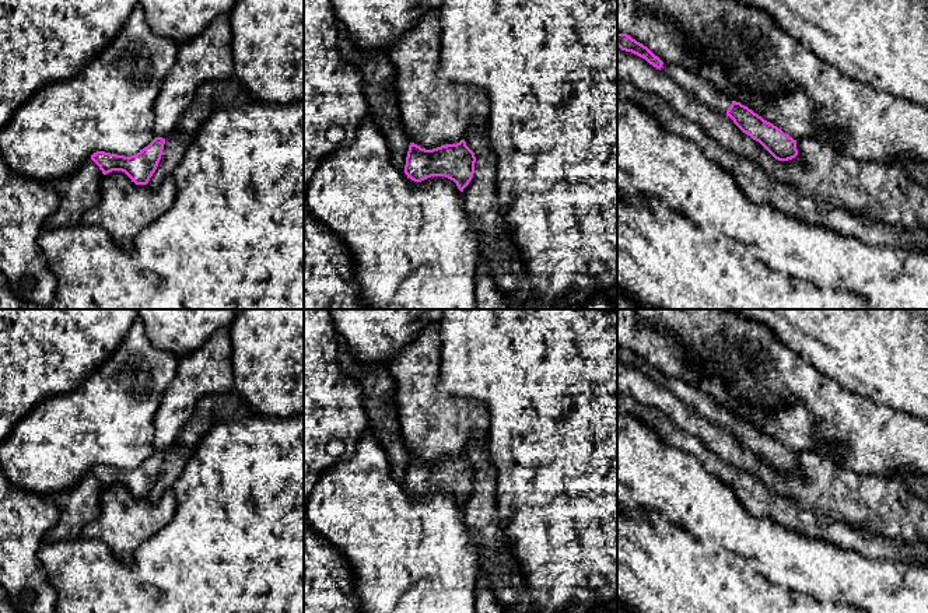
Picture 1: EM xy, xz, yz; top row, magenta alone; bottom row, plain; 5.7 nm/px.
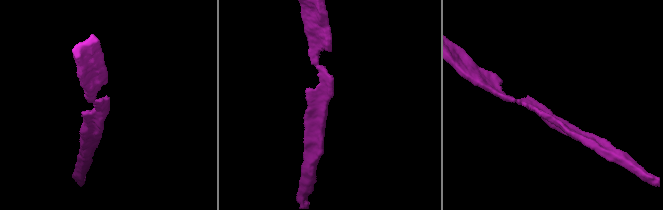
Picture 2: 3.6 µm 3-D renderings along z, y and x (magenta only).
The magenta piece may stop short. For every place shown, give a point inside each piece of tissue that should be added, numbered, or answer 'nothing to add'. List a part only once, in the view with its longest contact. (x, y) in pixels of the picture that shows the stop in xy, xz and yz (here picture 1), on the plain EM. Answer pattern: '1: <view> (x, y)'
1: yz (700, 402)

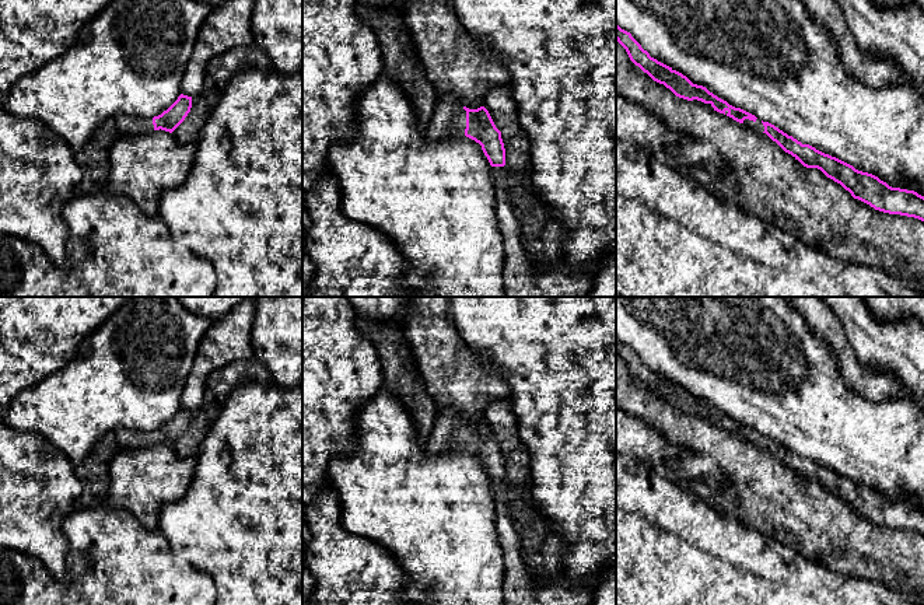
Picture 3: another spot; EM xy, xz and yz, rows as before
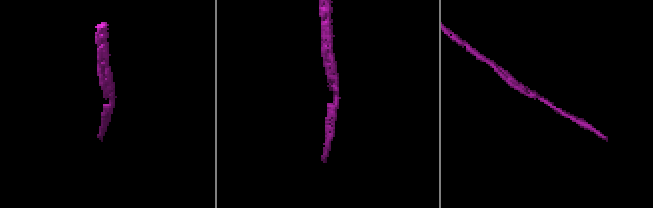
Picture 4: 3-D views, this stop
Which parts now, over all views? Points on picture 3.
1: xz (448, 429)

